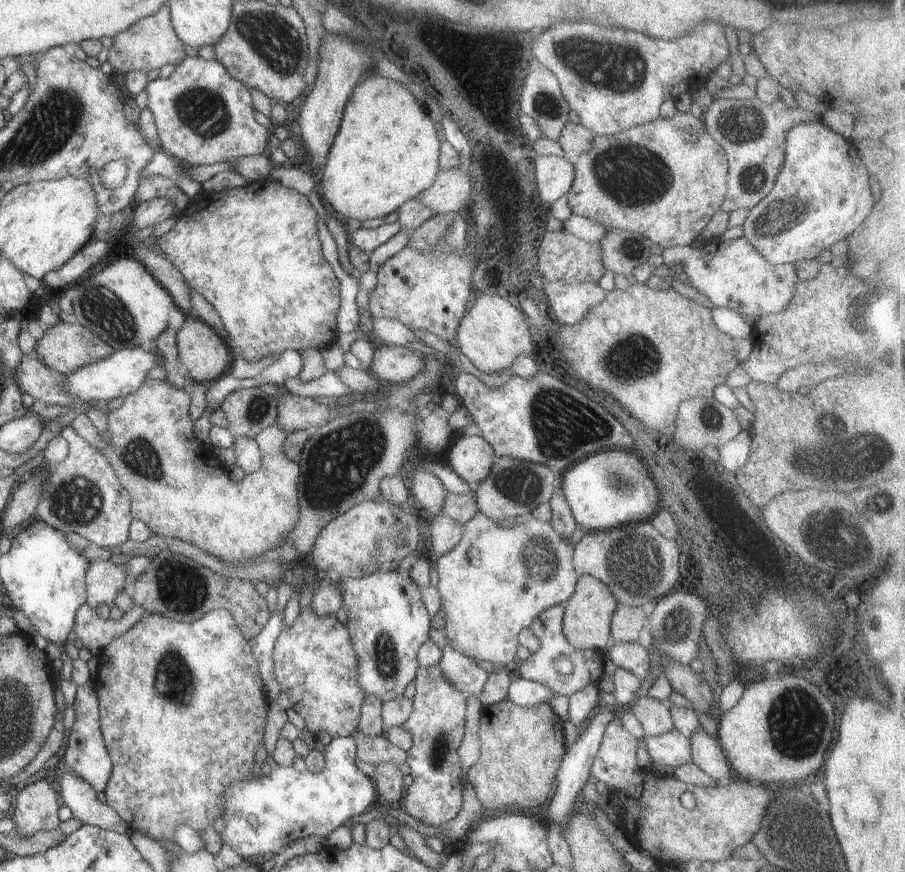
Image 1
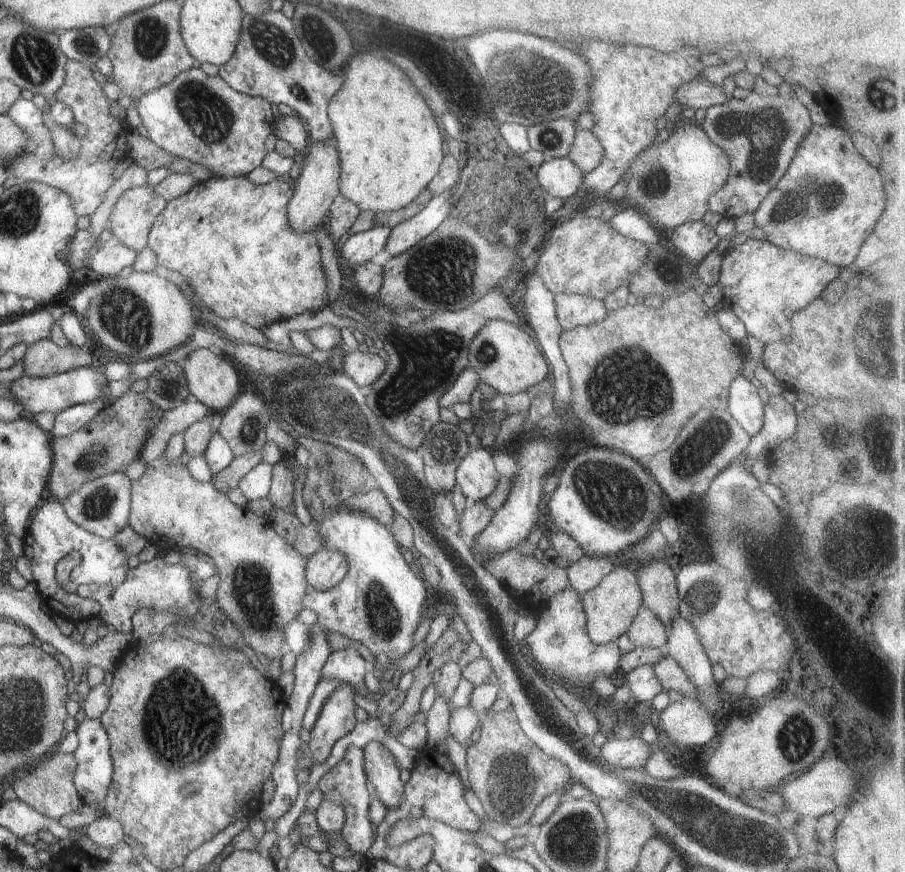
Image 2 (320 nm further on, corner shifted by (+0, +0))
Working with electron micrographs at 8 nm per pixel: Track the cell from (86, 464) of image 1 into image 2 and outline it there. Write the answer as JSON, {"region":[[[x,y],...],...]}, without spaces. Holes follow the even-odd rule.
{"region":[[[110,473],[106,476],[85,482],[78,491],[72,493],[61,503],[73,521],[92,534],[104,540],[114,539],[114,536],[129,524],[131,511],[132,482],[125,474]]]}

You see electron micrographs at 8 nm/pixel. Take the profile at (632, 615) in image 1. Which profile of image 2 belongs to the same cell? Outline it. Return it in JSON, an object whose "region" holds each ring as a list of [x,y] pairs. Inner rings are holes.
{"region":[[[645,607],[636,615],[627,633],[635,646],[665,649],[668,628],[652,609]]]}

